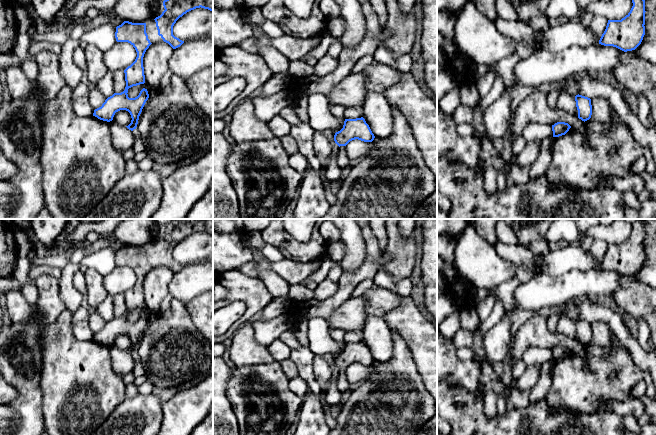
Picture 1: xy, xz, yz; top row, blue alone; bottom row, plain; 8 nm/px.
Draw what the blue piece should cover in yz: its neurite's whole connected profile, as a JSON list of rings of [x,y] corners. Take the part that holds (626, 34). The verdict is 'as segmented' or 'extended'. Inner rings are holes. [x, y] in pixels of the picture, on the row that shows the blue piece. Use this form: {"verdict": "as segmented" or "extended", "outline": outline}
{"verdict": "as segmented", "outline": [[[632,0],[630,12],[621,20],[608,20],[599,44],[624,52],[635,50],[645,35],[645,0]]]}

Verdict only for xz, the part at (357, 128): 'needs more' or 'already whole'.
already whole

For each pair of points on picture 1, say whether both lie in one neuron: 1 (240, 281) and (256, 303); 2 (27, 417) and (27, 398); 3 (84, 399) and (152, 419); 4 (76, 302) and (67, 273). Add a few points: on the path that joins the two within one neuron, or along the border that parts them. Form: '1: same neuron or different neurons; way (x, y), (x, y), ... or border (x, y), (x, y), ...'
1: same neuron; way (244, 286), (256, 298)
2: same neuron; way (27, 412), (27, 403)
3: different neurons; border (126, 398), (101, 424)
4: same neuron; way (69, 295), (67, 280)

